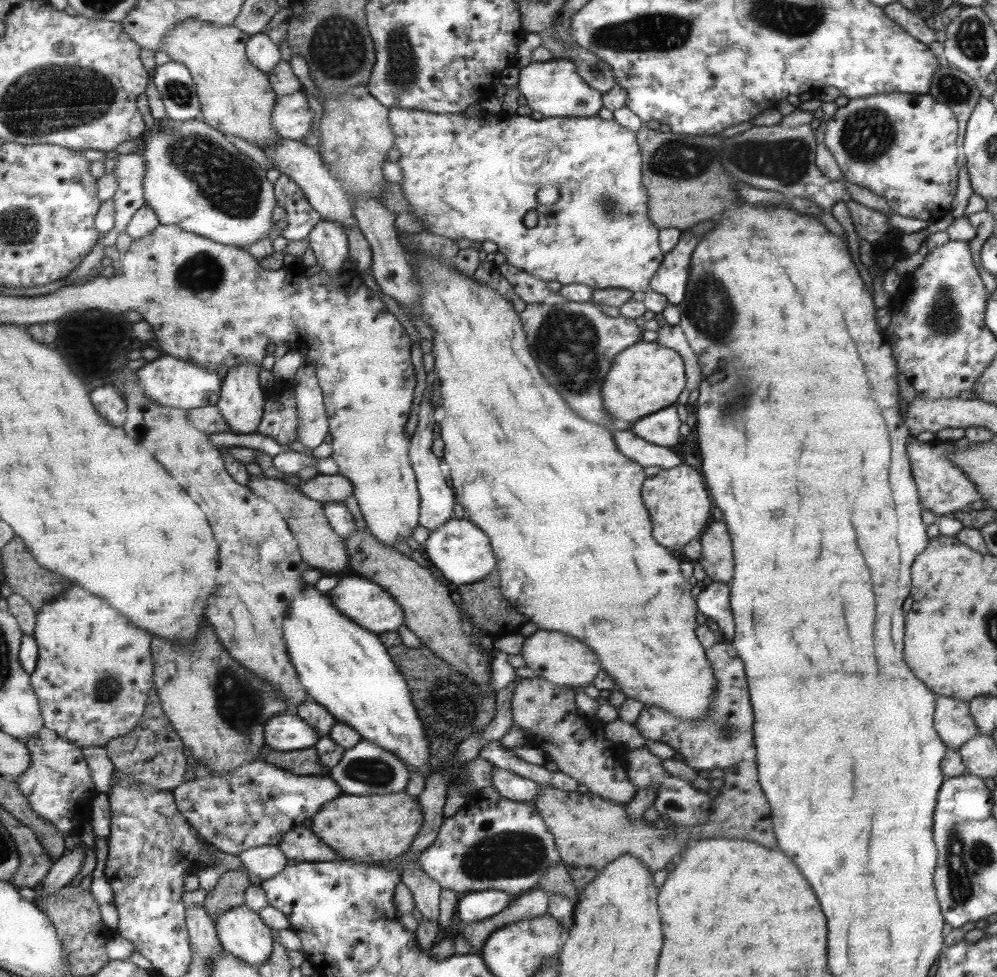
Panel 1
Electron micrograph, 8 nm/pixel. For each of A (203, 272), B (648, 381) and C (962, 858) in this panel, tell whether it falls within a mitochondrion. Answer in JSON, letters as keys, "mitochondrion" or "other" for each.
{"A":"mitochondrion","B":"other","C":"mitochondrion"}

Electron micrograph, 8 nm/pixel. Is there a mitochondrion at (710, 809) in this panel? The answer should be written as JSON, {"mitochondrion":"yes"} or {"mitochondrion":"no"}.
{"mitochondrion":"no"}

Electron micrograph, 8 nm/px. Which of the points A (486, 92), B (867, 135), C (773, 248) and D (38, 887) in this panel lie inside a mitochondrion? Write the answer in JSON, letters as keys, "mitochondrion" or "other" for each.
{"A":"other","B":"mitochondrion","C":"other","D":"other"}

